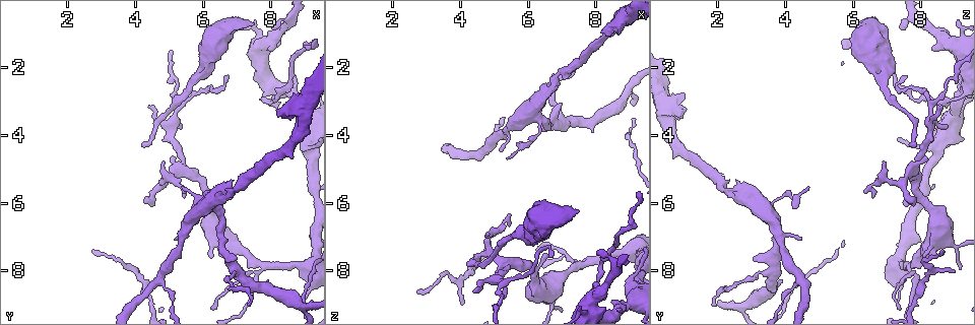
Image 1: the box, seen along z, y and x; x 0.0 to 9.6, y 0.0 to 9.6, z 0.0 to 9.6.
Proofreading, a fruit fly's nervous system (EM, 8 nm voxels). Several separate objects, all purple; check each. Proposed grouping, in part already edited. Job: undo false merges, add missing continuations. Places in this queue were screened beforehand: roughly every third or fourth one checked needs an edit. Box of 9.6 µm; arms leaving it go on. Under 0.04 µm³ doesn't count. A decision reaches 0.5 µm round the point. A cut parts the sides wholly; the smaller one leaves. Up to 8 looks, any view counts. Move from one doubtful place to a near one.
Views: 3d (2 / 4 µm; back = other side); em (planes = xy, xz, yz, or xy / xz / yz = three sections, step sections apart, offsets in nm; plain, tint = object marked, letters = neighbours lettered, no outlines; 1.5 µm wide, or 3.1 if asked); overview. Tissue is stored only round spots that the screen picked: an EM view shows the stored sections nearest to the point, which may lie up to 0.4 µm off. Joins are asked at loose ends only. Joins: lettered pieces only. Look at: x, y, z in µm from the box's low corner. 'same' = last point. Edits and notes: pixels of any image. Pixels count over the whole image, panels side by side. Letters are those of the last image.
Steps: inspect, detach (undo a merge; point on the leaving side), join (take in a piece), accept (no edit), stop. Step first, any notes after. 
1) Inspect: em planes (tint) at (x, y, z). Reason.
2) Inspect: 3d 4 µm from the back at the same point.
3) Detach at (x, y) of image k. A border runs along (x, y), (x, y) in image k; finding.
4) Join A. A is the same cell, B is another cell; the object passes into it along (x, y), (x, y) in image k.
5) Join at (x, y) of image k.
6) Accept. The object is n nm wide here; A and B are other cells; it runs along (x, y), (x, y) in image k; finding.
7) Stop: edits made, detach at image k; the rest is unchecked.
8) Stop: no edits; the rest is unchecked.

Inspect: em planes (letters) at (7.50, 0.70, 6.20). An open end.

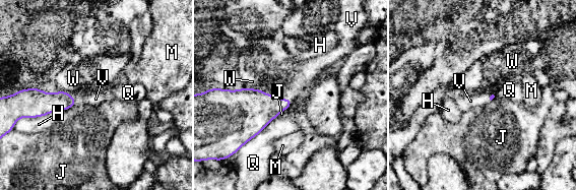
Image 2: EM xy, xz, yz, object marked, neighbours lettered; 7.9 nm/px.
Join V. V is the same cell, H, J, M, Q and W are other cells; the object passes into it along (258, 109), (288, 98), (300, 74) in image 2; it goes on there.

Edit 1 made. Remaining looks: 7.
Inspect: overview. See it whole again.

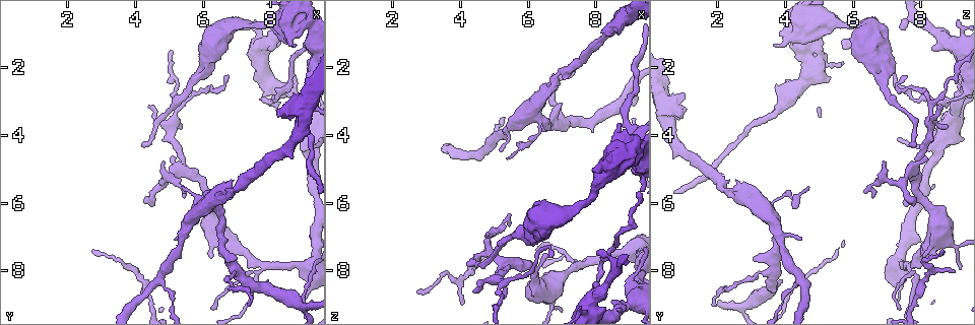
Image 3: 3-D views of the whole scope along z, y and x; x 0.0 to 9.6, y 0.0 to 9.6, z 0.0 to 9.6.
Inspect: 3d 4 µm from the back at (4.25, 4.30, 7.70). End of a long branch.

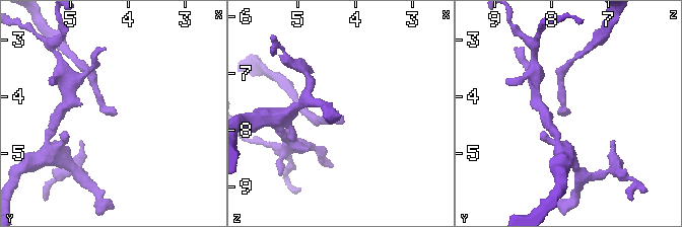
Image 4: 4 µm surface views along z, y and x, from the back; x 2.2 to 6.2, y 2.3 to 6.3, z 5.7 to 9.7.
Inspect: em yz step 4 (tint) at (4.20, 4.35, 7.75).

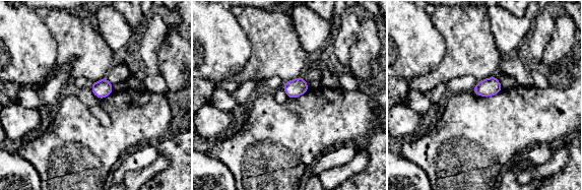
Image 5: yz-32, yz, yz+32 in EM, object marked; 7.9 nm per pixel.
Inspect: em planes (letters) at the same point. Cut it another way.

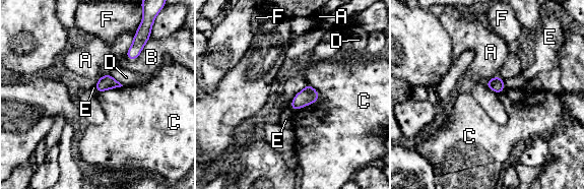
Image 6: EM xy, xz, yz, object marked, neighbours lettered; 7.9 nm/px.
Accept. A, B, C, D, E and F are other cells; a border runs along (308, 82), (318, 99), (295, 111) in image 6; no lettered piece goes on from it.

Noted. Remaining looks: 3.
Inspect: em planes (letters) at (6.65, 2.25, 7.55). Tapers out.

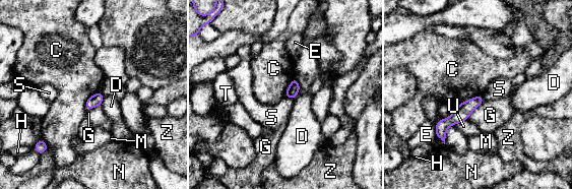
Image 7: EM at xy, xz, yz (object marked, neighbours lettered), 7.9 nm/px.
Accept. The object is 90 nm wide here; C, D, E, G, H, M, N, S, T, U and Z are other cells; it runs along (481, 99), (451, 120), (439, 135) in image 7; none of them fits.

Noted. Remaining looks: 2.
Stop: edits made, join at image 2; the rest is unchecked.

